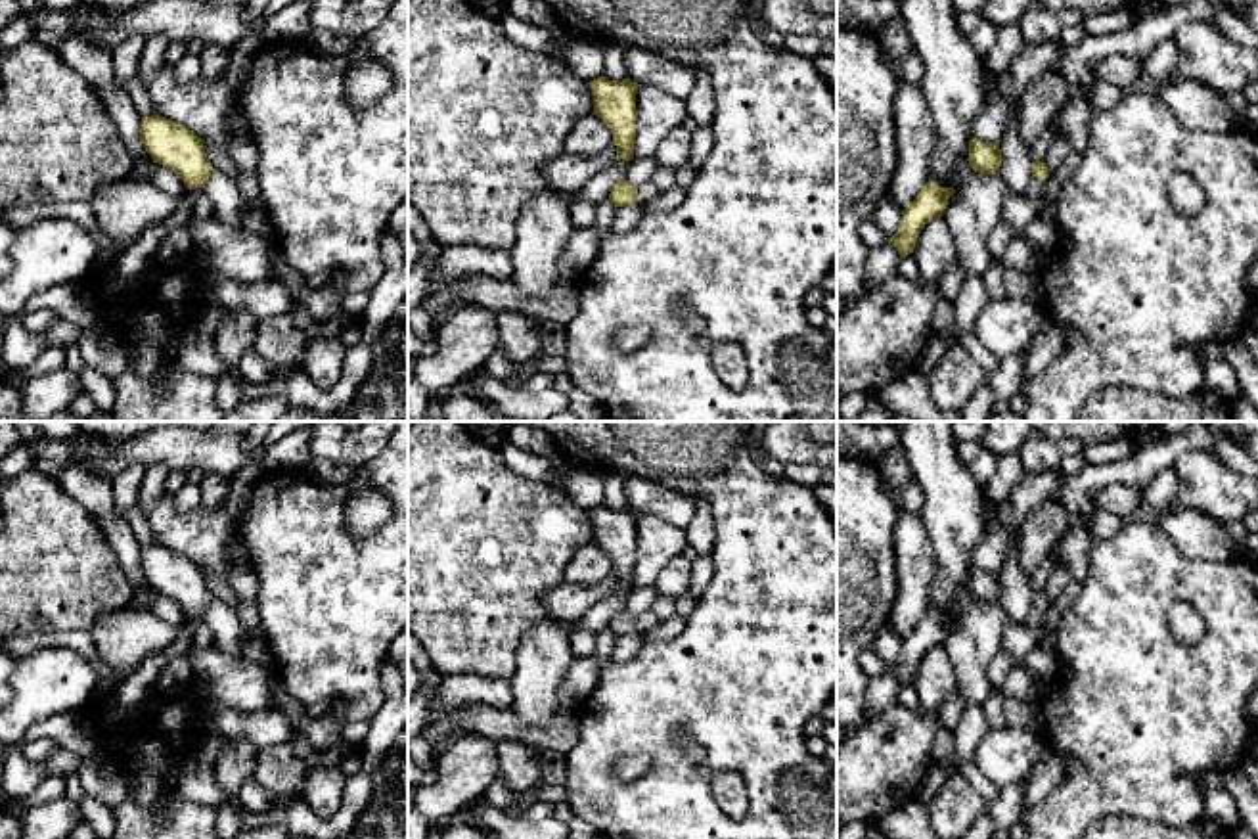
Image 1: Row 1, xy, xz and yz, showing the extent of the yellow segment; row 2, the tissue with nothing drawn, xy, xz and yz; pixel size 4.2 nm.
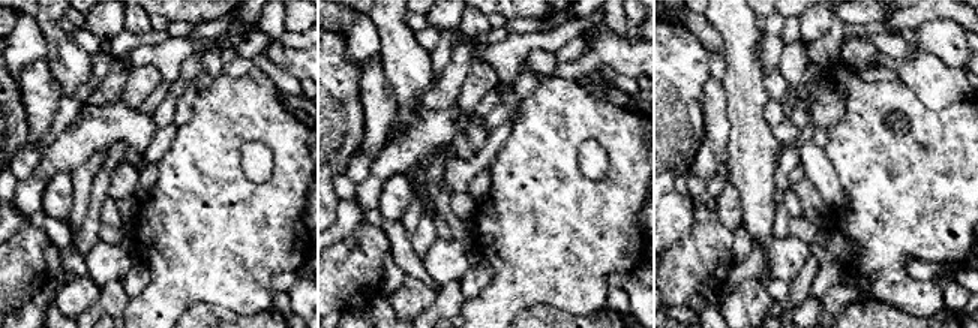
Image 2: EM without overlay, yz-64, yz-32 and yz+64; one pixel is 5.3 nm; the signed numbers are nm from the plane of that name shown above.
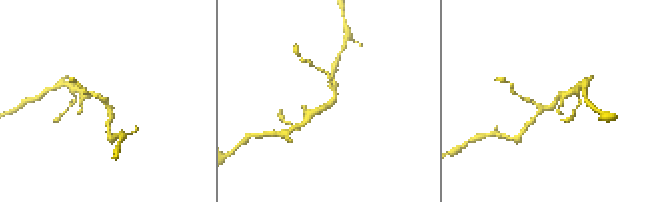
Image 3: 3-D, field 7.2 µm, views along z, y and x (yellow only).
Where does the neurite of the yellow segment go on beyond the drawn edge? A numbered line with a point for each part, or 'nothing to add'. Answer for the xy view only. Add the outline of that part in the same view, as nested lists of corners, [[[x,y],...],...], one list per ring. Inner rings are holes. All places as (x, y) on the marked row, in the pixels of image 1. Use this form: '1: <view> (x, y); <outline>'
1: xy (223, 192); [[[214,170],[203,190],[214,207],[216,220],[234,228],[241,226],[243,197],[236,180],[232,180],[220,170]]]

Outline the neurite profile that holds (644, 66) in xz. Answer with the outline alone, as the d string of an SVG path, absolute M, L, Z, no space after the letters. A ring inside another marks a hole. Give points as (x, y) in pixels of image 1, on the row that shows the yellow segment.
M626 48L624 65L628 79L651 84L678 100L687 100L695 86L697 71L649 48Z

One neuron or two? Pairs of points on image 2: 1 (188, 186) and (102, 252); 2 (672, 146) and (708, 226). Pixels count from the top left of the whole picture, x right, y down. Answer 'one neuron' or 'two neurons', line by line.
1: two neurons
2: two neurons

